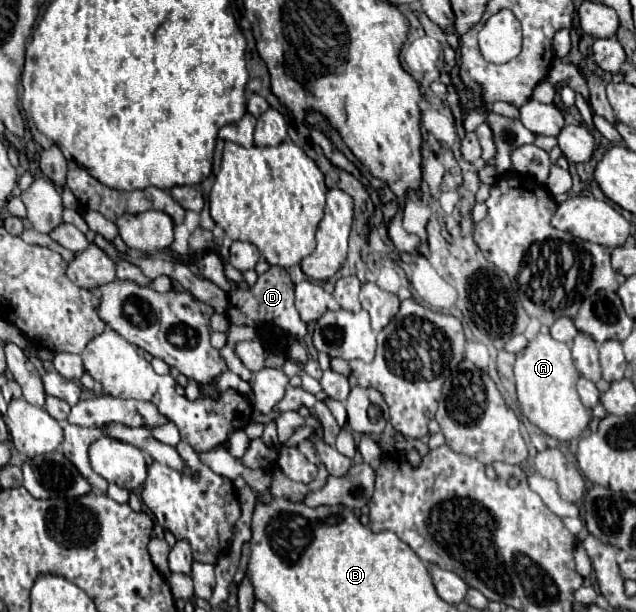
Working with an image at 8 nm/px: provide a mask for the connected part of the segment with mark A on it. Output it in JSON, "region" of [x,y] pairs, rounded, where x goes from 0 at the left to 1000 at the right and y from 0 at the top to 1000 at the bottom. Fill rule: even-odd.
{"region":[[[846,546],[821,575],[811,578],[808,592],[818,673],[855,709],[884,722],[909,716],[928,690],[928,673],[906,641],[906,621],[912,611],[899,592],[896,574],[899,580],[899,562],[877,559],[865,546]]]}

